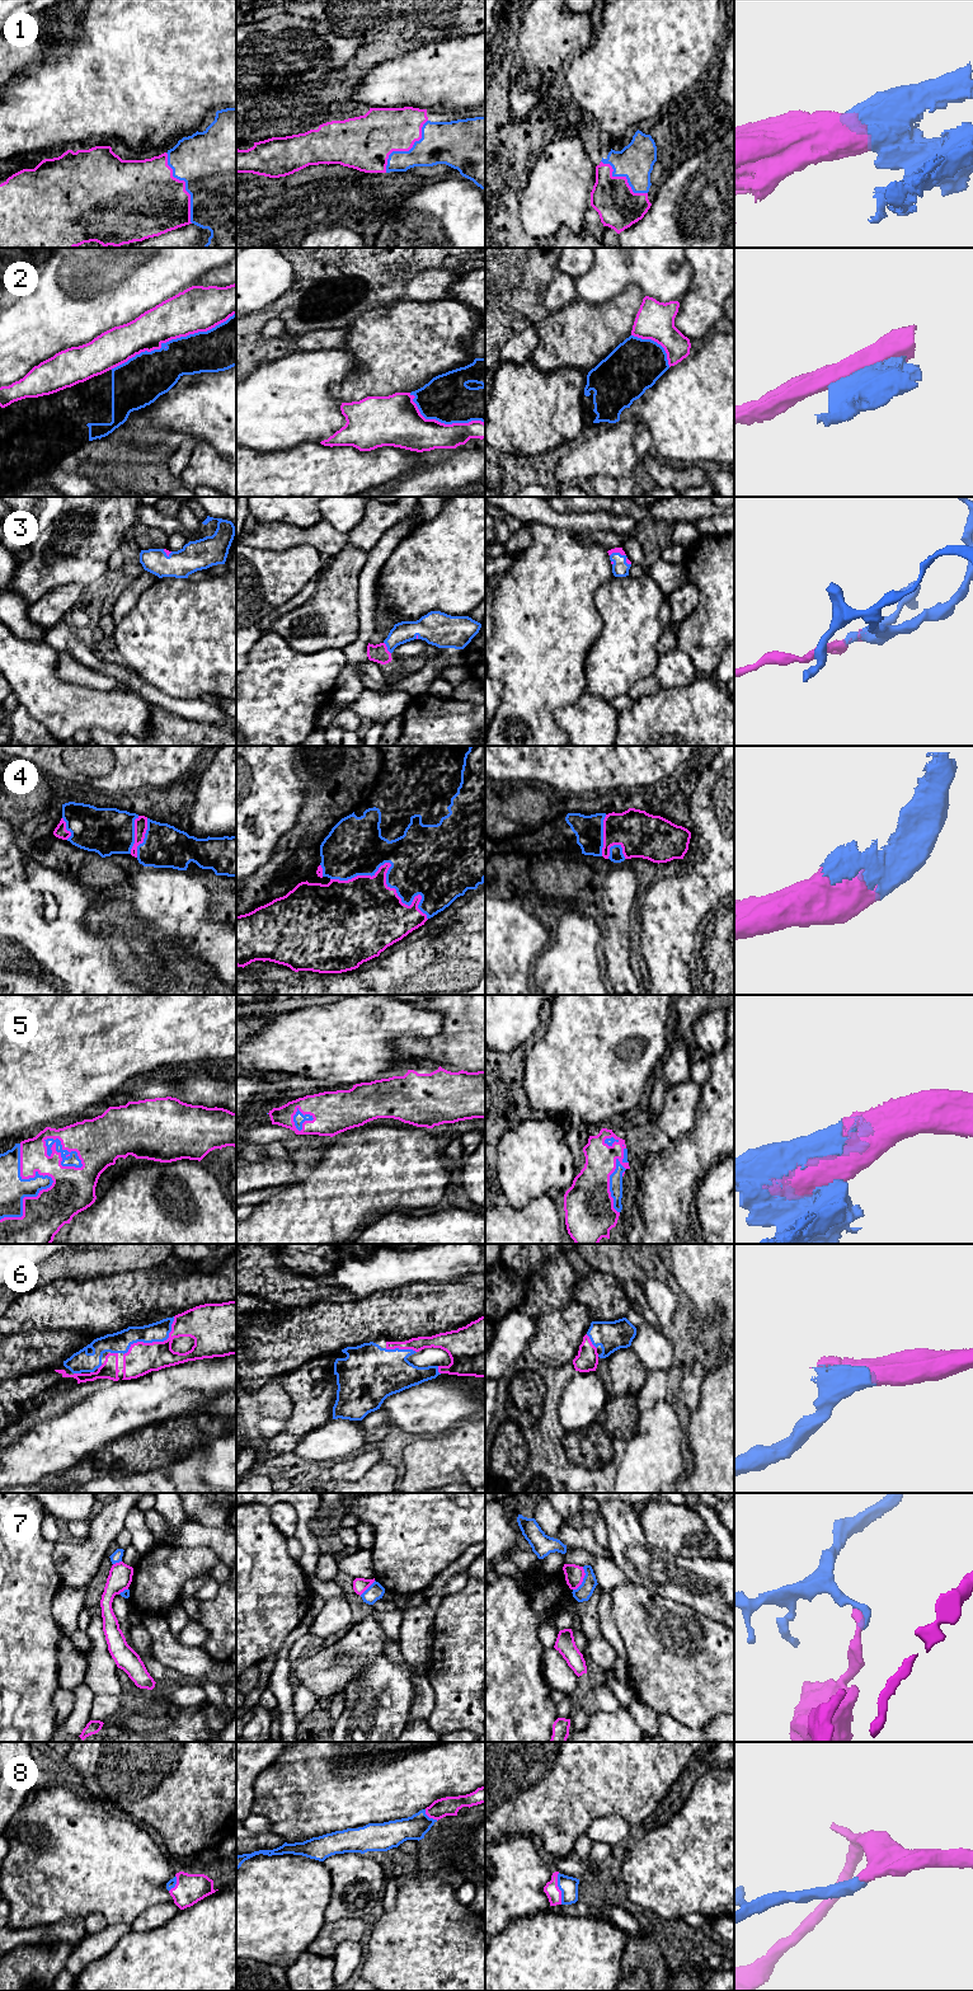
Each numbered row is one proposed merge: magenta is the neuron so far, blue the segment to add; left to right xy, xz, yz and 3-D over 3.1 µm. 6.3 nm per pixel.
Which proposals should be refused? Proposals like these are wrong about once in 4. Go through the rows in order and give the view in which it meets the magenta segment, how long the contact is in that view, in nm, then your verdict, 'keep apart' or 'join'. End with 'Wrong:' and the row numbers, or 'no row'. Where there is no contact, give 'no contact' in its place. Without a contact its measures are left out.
1: meets magenta in xy; contact 480 nm long; join
2: meets magenta in xy; contact 850 nm long; keep apart
3: meets magenta in xz; contact 90 nm long; join
4: meets magenta in xz; contact 650 nm long; join
5: meets magenta in xy; contact 500 nm long; join
6: meets magenta in xy; contact 400 nm long; join
7: meets magenta in yz; contact 170 nm long; keep apart
8: meets magenta in yz; contact 200 nm long; join
Wrong: 2, 7

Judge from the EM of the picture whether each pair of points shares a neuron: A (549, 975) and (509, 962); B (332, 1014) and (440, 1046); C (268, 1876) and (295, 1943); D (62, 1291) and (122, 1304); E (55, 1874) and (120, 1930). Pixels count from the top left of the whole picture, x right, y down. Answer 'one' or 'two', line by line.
A: two
B: two
C: one
D: one
E: two

